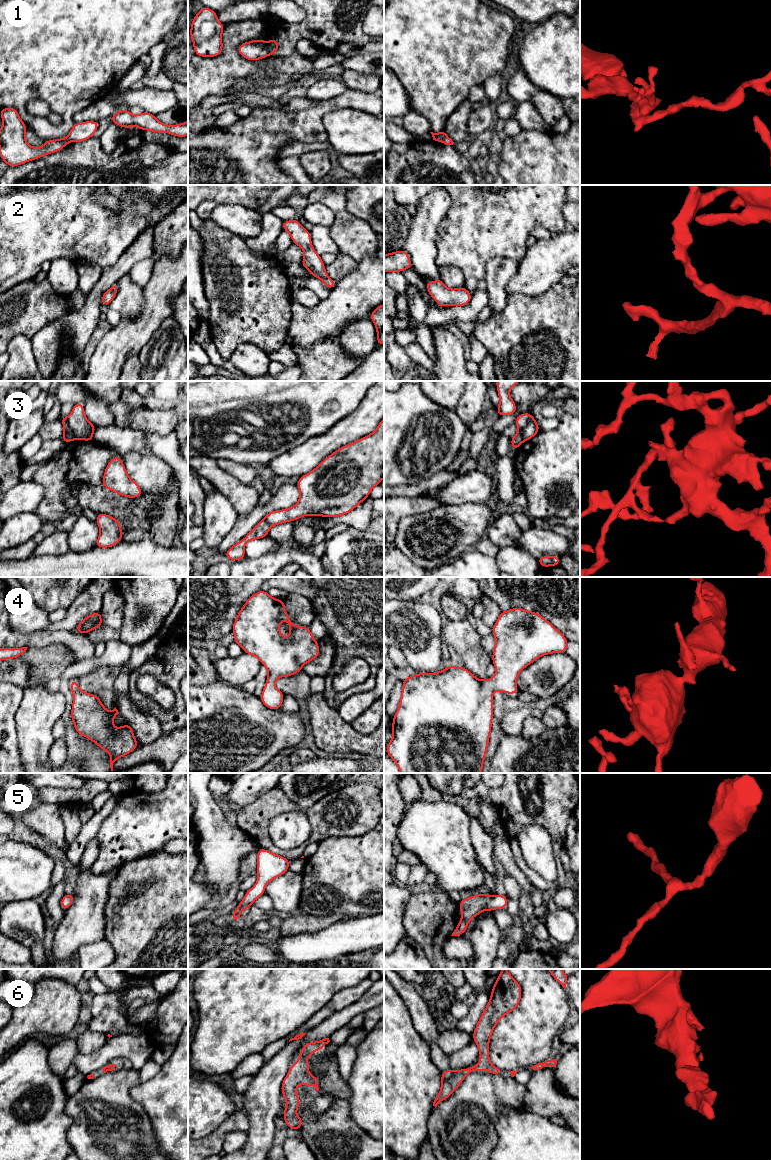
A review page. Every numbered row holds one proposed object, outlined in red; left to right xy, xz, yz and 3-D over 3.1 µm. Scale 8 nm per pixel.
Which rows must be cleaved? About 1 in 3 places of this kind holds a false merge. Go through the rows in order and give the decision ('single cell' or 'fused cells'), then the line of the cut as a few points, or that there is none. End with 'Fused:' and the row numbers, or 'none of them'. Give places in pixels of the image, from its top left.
1: fused cells | xz (264, 42), (265, 48), (269, 53)
2: single cell | no cut
3: fused cells | yz (531, 415), (523, 430), (523, 440)
4: single cell | no cut
5: single cell | no cut
6: single cell | no cut
Fused: 1, 3

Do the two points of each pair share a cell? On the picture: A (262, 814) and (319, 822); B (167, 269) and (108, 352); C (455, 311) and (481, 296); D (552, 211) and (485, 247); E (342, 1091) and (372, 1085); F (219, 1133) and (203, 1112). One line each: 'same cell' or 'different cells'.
A: same cell
B: same cell
C: same cell
D: same cell
E: different cells
F: different cells

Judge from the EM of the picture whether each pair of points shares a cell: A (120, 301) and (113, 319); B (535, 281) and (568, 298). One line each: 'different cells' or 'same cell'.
A: different cells
B: different cells

